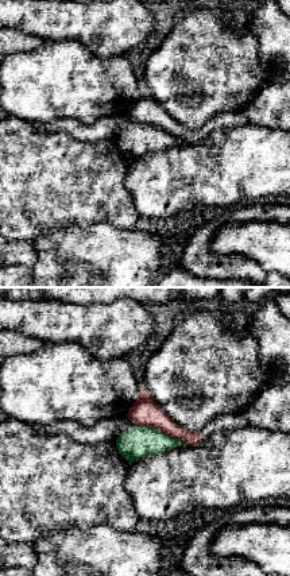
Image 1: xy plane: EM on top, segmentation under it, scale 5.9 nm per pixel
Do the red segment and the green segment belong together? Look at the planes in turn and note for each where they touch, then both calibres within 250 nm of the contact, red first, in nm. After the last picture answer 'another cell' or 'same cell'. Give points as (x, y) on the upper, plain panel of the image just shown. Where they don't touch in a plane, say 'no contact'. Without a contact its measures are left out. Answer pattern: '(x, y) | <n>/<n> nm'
(162, 130) | 170/190 nm

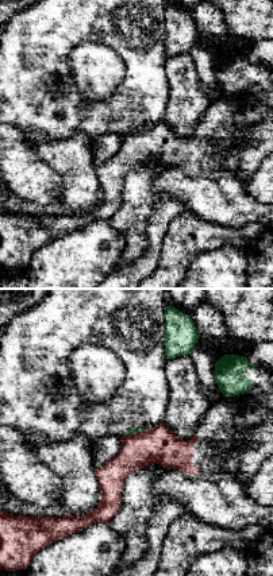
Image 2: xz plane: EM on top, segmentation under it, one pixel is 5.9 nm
(135, 131) | 220/30 nm

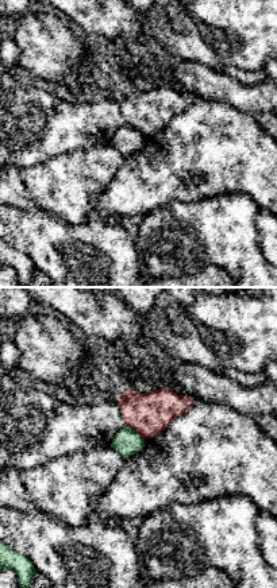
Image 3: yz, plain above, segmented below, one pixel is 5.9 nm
(135, 128) | 260/160 nm

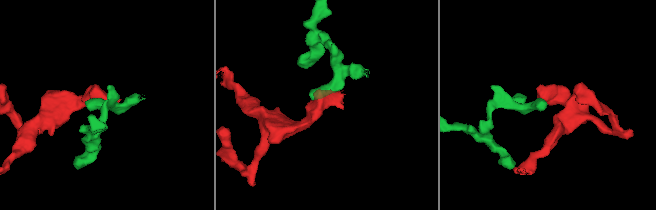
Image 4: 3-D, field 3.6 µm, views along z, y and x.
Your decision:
another cell

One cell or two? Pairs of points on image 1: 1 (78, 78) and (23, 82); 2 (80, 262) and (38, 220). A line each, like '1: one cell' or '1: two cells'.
1: one cell
2: two cells

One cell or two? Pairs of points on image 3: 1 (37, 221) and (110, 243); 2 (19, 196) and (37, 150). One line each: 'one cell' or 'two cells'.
1: one cell
2: two cells

